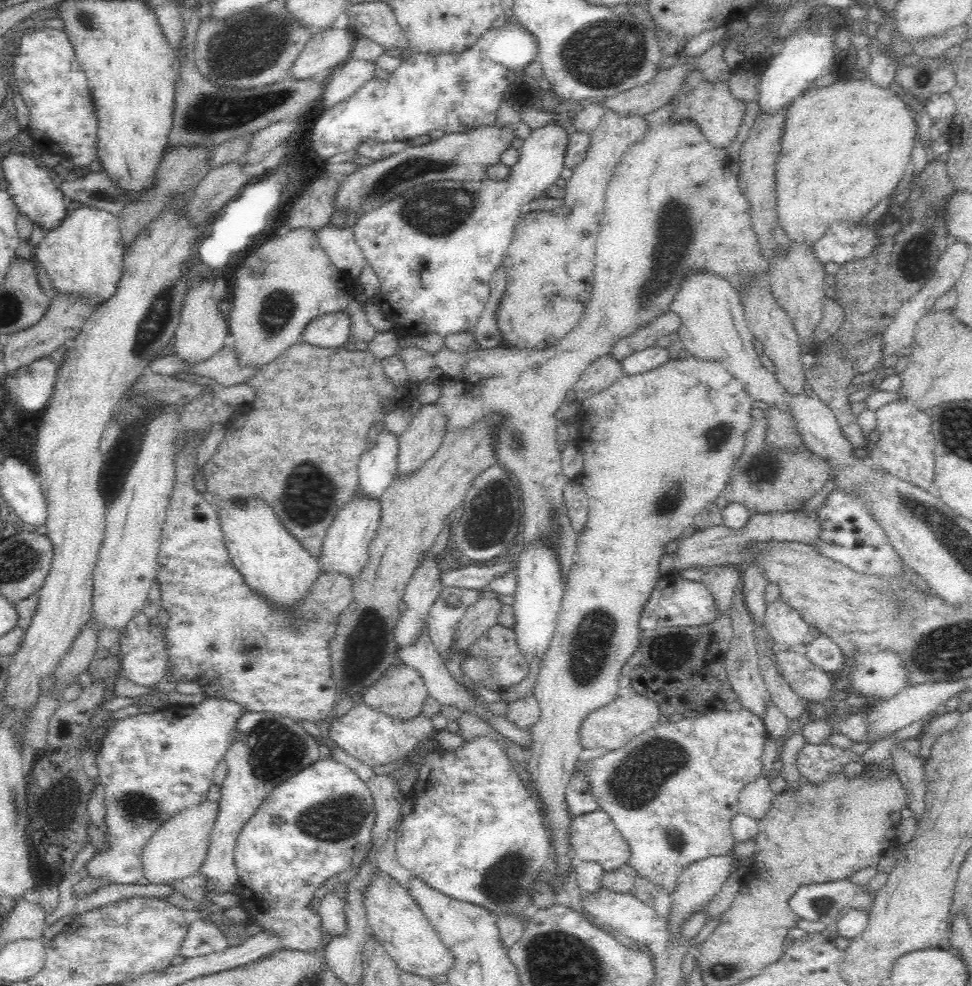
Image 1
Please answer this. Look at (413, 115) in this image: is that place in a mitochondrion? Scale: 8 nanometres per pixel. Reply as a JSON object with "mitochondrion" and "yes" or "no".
{"mitochondrion":"no"}

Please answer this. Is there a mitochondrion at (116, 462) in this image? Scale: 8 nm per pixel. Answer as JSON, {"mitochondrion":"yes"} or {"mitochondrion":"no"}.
{"mitochondrion":"no"}

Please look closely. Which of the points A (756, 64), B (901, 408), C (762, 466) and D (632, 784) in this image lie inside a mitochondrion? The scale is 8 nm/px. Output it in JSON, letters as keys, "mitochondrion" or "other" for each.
{"A":"other","B":"other","C":"mitochondrion","D":"mitochondrion"}

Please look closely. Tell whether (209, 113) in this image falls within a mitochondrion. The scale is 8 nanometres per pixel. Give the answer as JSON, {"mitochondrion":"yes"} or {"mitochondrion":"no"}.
{"mitochondrion":"yes"}

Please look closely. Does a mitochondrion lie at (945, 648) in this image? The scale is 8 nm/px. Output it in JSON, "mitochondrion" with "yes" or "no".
{"mitochondrion":"yes"}

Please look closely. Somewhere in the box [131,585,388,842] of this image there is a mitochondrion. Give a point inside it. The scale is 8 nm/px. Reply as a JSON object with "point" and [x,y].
{"point":[275,752]}

